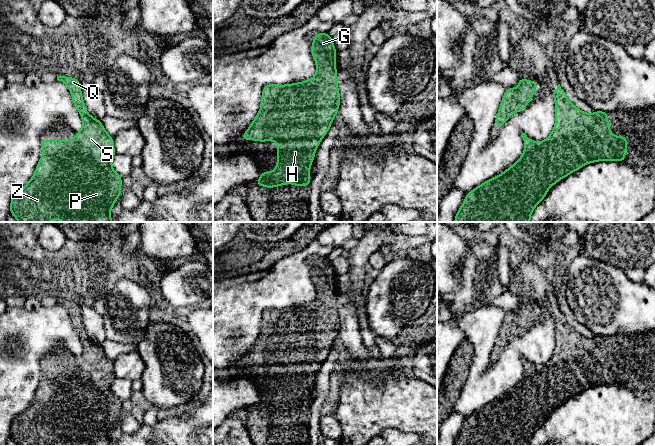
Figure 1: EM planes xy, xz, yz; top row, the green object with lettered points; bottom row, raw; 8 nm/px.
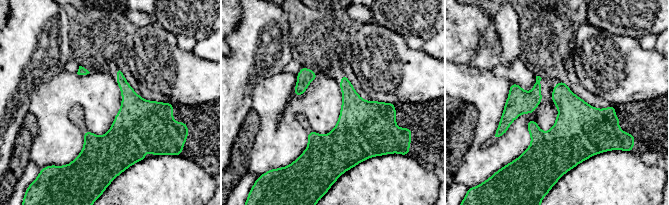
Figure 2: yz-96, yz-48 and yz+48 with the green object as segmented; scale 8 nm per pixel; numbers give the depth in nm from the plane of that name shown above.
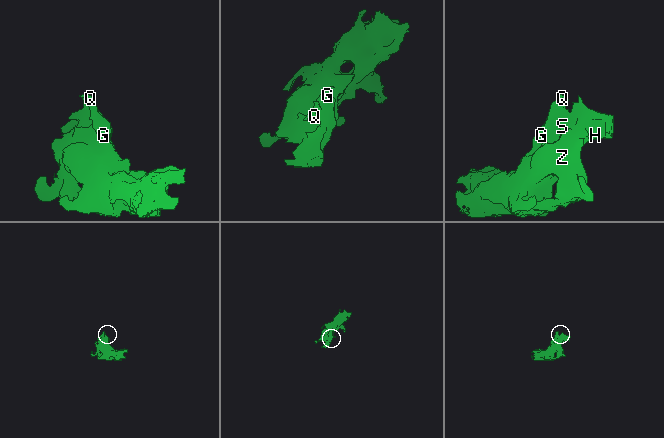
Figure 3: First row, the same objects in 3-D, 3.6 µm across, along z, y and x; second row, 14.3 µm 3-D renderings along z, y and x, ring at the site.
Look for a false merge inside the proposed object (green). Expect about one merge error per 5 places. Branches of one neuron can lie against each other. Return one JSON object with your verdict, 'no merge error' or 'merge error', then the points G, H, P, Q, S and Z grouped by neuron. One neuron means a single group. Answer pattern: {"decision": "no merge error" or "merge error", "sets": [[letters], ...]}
{"decision": "no merge error", "sets": [["G", "H", "P", "Q", "S", "Z"]]}

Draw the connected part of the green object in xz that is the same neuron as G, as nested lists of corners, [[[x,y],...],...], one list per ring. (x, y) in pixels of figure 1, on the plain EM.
[[[328,256],[314,259],[311,277],[316,285],[315,300],[294,308],[264,310],[260,335],[240,361],[244,364],[277,366],[277,391],[271,396],[261,396],[259,404],[255,406],[258,410],[273,412],[288,407],[294,410],[310,409],[309,395],[316,372],[330,353],[340,329],[335,285],[336,272]]]

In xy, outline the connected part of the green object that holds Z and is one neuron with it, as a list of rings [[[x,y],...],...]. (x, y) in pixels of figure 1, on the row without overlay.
[[[58,300],[71,317],[83,352],[70,365],[40,364],[43,379],[28,407],[17,415],[10,426],[10,437],[18,446],[112,446],[111,433],[121,419],[122,402],[112,392],[116,378],[114,364],[104,353],[101,345],[86,334],[80,305],[73,301]]]

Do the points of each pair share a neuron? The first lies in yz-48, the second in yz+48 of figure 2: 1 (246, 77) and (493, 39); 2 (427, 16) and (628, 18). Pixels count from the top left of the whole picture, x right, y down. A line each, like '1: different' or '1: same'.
1: same
2: same

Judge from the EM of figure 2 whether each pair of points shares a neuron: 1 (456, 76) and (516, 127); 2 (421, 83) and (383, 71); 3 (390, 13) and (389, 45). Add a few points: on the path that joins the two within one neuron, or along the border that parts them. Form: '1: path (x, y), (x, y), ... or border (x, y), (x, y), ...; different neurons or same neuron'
1: path (483, 103), (493, 138), (485, 148), (492, 149); same neuron
2: path (412, 76), (392, 72); same neuron
3: border (373, 21), (404, 37); different neurons

